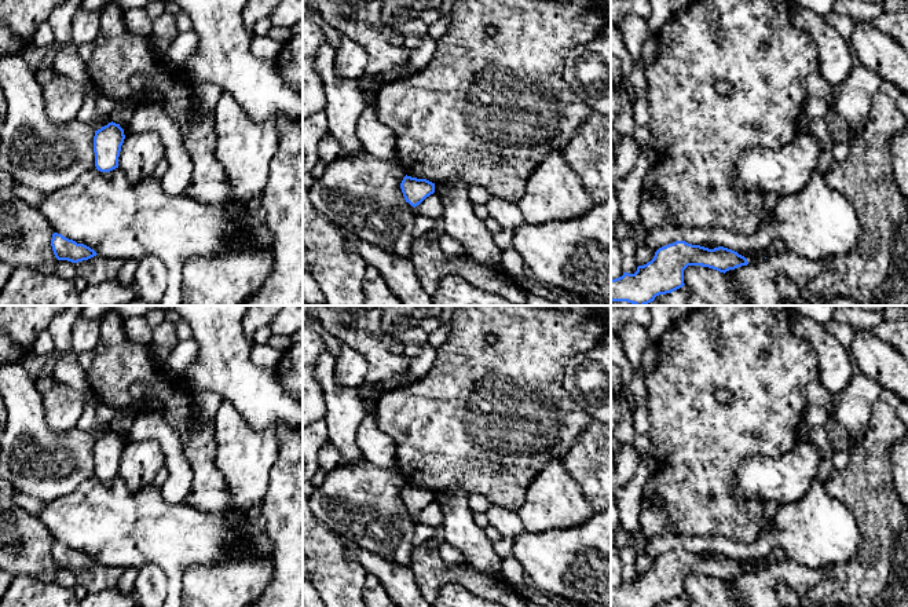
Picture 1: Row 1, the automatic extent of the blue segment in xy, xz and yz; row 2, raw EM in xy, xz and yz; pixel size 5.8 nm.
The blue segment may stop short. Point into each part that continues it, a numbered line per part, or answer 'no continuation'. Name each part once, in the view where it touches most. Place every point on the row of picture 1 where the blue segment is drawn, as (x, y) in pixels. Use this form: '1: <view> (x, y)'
no continuation

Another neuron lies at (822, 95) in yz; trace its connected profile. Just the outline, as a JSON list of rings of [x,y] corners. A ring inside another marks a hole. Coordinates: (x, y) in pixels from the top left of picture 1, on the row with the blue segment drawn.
[[[820,72],[810,74],[806,84],[809,87],[809,99],[802,114],[809,121],[821,120],[830,109],[834,109],[836,88],[830,85]]]

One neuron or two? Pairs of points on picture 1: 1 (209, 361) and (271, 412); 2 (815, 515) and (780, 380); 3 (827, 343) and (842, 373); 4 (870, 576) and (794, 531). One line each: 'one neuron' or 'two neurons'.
1: one neuron
2: two neurons
3: one neuron
4: two neurons

